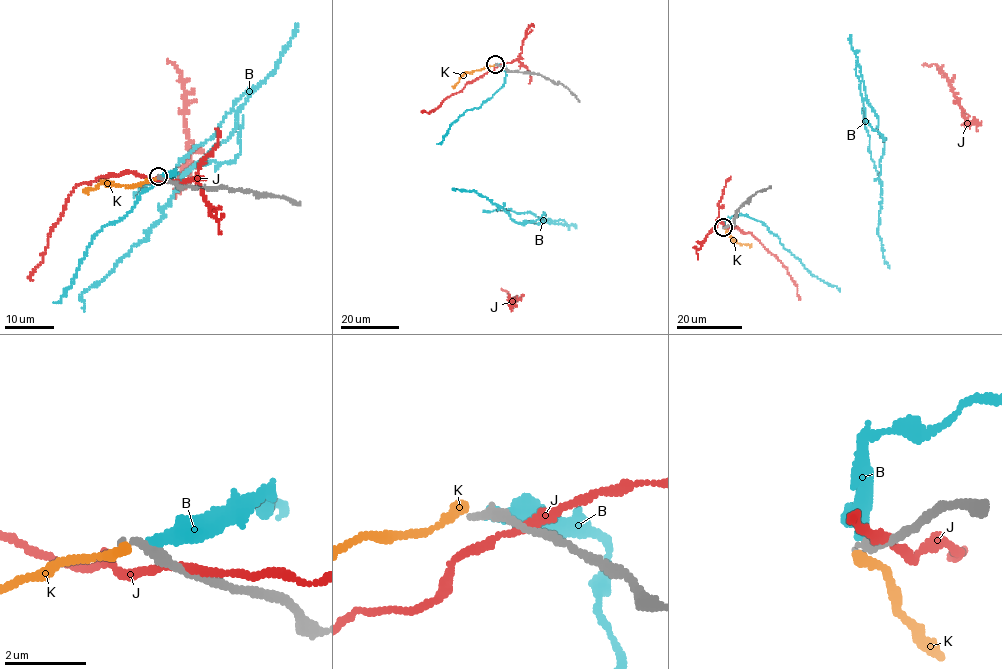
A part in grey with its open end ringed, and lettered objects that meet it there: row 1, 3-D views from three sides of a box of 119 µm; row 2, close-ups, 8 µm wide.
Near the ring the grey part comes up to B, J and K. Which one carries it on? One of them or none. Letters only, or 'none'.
none

